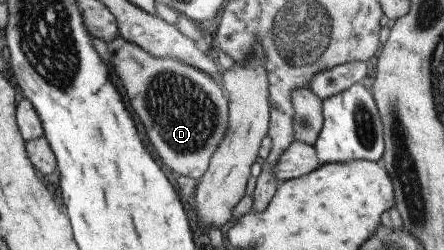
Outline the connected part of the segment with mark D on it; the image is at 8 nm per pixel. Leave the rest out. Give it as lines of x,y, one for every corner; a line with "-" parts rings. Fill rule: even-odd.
121,35
108,43
107,48
121,78
125,104
129,104
133,120
141,124
141,132
145,132
153,156
163,160
173,172
199,181
227,132
228,100
222,82
177,58
155,58

